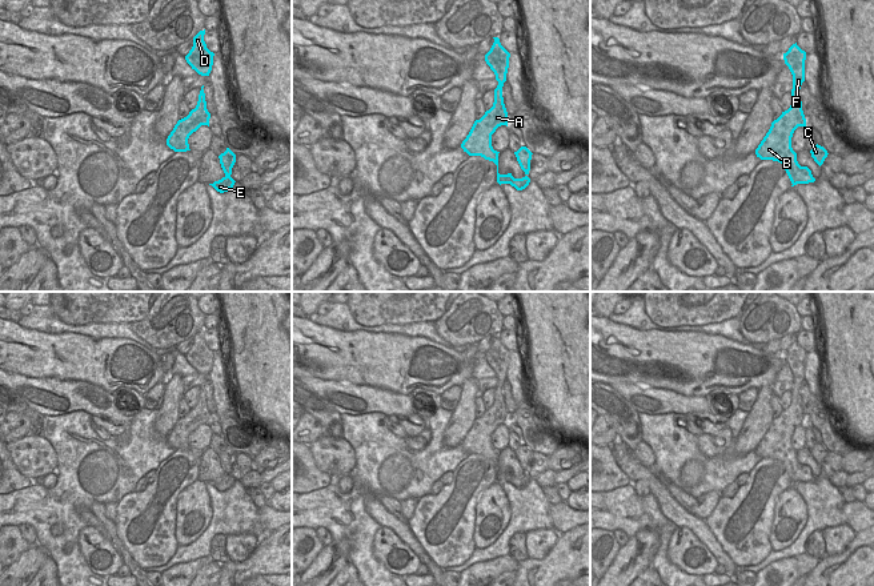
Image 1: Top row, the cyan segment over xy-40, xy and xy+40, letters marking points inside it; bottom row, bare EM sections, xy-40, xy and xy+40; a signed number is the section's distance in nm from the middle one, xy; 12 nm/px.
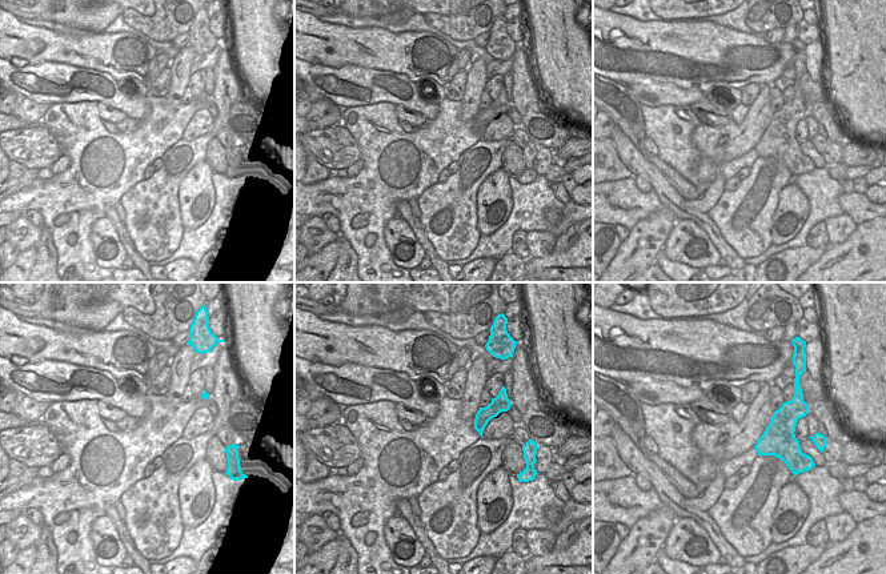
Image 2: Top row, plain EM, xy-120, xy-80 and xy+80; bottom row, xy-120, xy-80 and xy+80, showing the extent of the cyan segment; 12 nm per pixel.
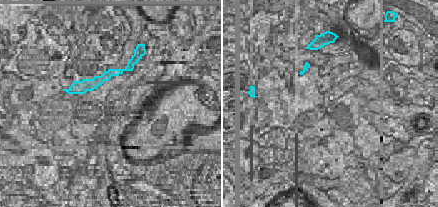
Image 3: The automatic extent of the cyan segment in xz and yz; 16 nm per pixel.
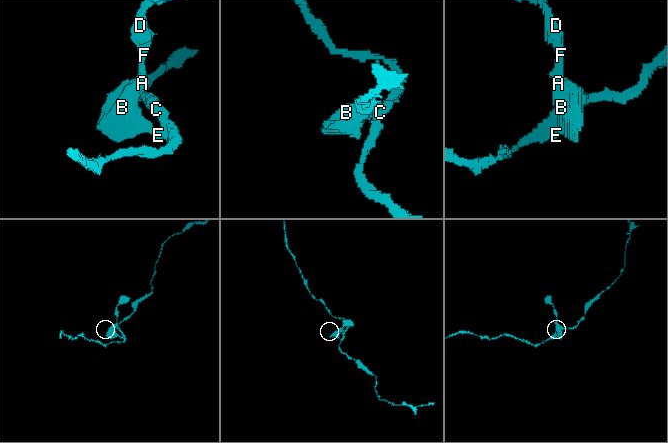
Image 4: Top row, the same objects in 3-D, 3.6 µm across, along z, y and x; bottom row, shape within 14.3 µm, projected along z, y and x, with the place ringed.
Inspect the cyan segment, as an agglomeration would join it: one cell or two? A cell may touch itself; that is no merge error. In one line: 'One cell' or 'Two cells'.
Two cells.

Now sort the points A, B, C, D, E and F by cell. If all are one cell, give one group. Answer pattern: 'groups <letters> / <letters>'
groups A B D F / C E

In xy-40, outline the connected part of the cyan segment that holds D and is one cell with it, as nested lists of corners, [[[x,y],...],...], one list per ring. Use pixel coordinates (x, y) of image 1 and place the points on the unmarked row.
[[[205,328],[193,336],[193,345],[185,354],[187,361],[201,374],[209,374],[215,352],[207,346],[204,340]]]

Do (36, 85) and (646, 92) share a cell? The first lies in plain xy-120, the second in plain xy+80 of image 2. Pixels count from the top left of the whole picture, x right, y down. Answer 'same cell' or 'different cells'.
same cell

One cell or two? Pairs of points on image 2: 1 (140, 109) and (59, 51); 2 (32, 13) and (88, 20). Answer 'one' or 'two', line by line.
1: two
2: one

